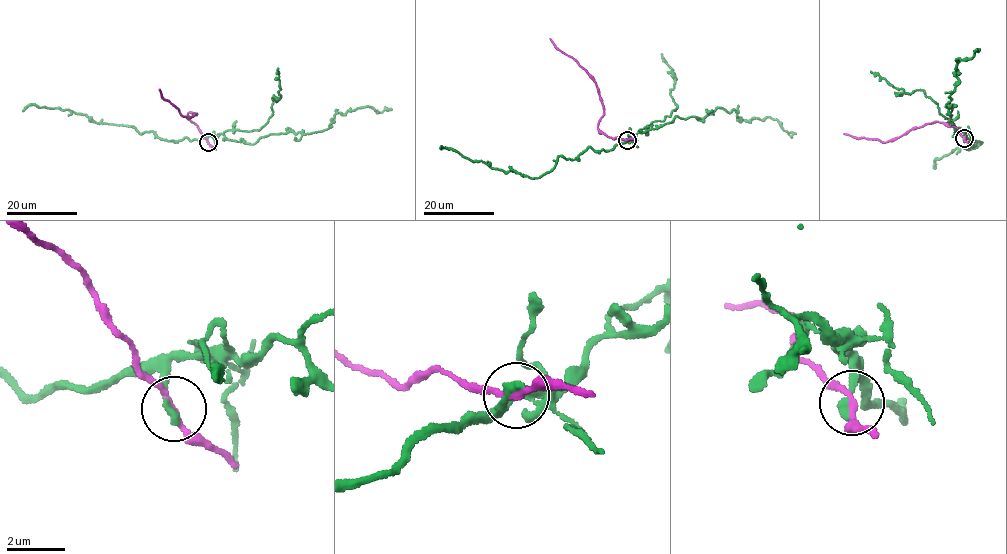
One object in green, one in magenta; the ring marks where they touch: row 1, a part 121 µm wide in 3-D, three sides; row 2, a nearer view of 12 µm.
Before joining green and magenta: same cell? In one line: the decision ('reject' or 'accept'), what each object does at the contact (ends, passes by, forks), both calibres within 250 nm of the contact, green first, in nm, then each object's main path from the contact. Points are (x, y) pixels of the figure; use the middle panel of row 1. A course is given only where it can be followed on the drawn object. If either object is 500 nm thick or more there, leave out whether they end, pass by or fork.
reject | green ends | magenta passes by | 280/180 nm | green via (627, 140), (677, 116), (703, 119), (717, 107), (734, 109), (740, 121), (770, 117), (792, 137) | magenta via (628, 140), (612, 139), (598, 128), (603, 109), (594, 81), (550, 38)

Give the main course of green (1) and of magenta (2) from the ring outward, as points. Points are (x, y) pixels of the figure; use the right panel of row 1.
1: (964, 138), (948, 121), (953, 107), (945, 106), (959, 82), (955, 60), (970, 59), (979, 48)
2: (965, 138), (957, 128), (934, 121), (883, 142), (843, 133)

